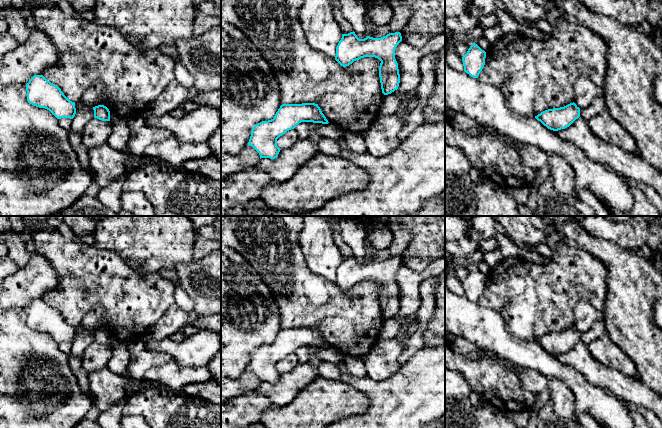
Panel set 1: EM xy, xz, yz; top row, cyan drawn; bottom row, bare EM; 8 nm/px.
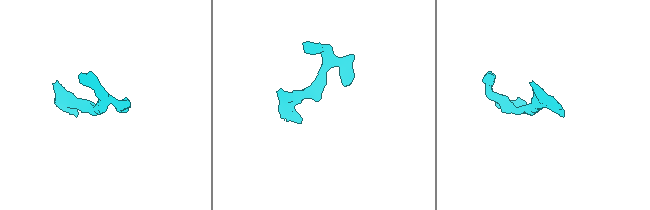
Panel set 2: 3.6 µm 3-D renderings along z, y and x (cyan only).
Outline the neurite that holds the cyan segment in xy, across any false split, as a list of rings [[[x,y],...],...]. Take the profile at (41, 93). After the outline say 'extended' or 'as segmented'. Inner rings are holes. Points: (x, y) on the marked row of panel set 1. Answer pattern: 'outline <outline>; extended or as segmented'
outline [[[34,75],[26,84],[28,103],[49,110],[57,119],[73,119],[75,102],[70,101],[61,89],[43,75]]]; as segmented

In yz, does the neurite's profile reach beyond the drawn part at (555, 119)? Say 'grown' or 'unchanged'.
unchanged

